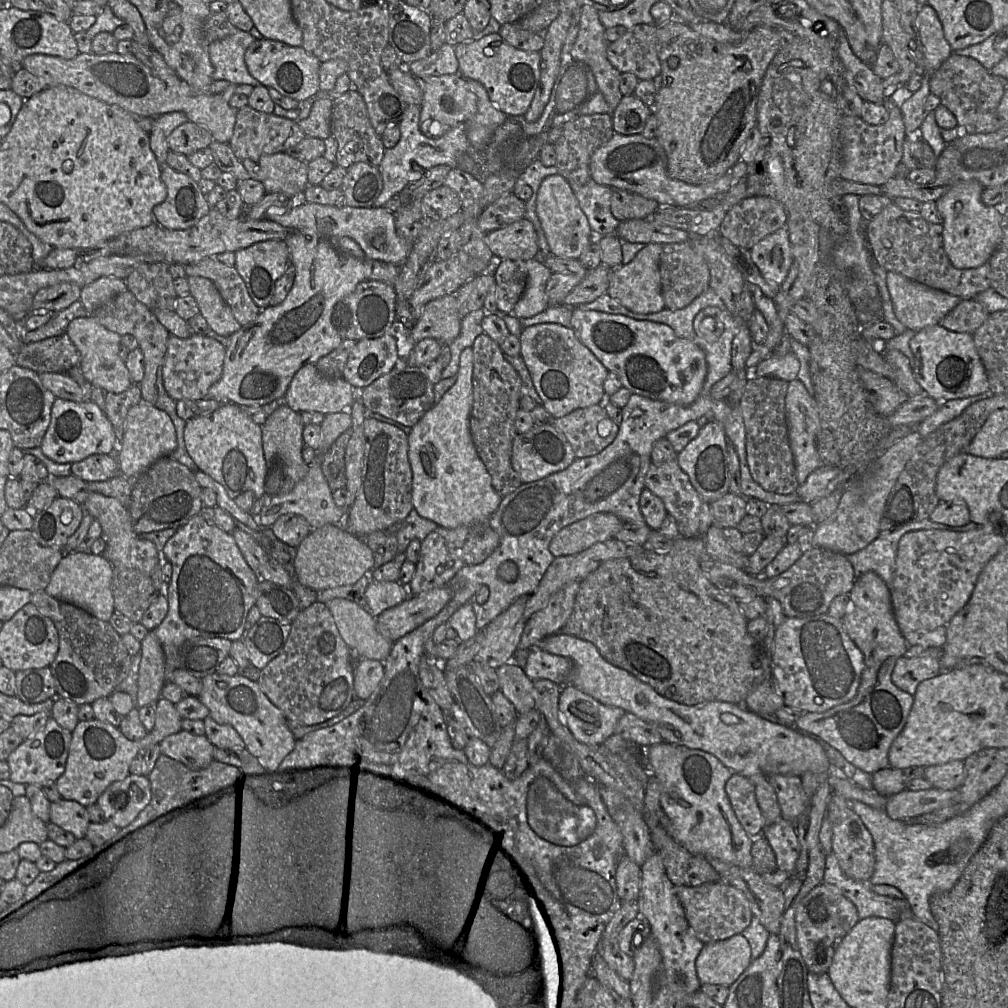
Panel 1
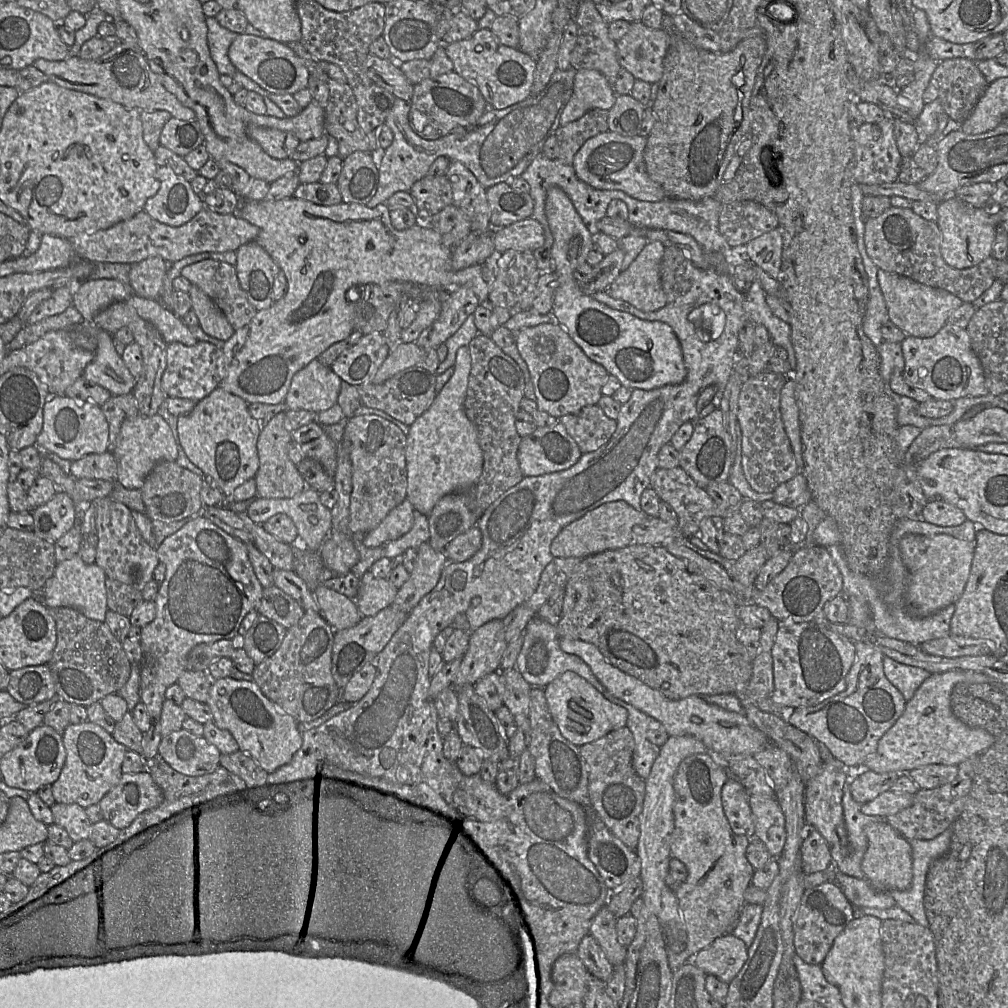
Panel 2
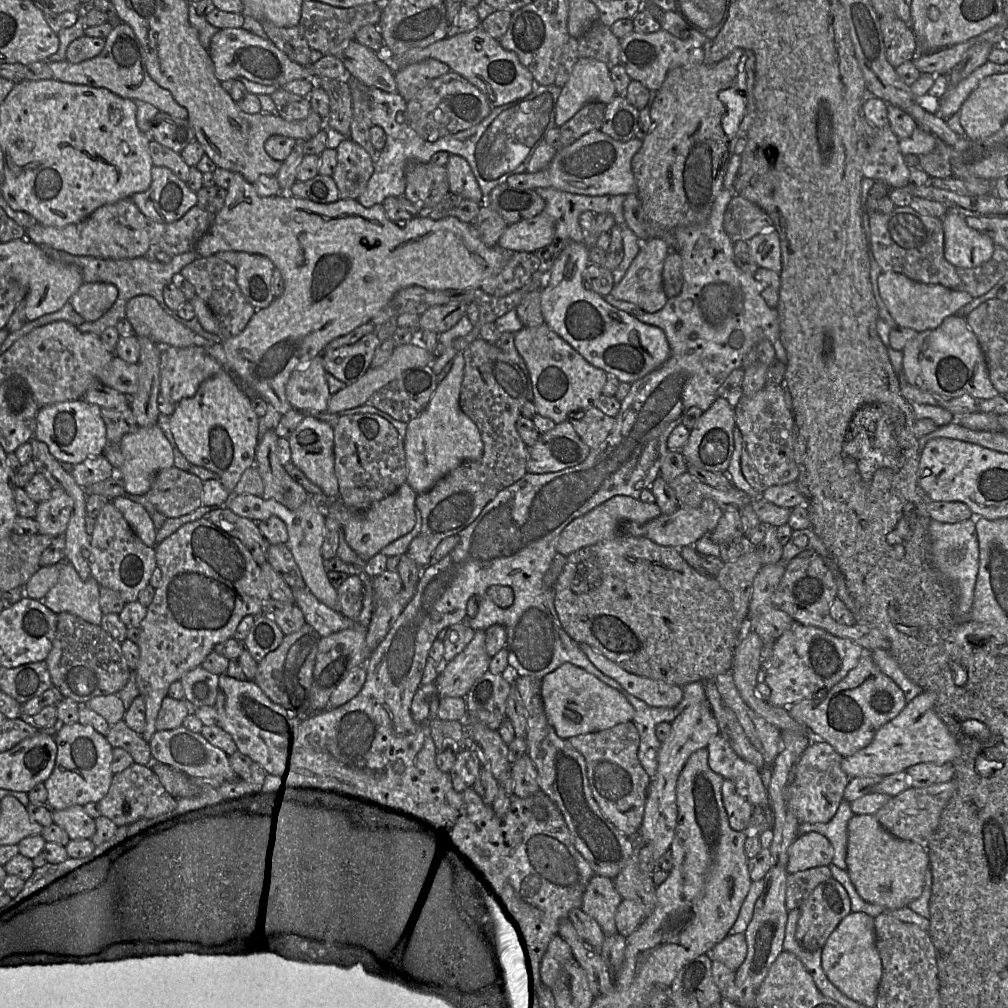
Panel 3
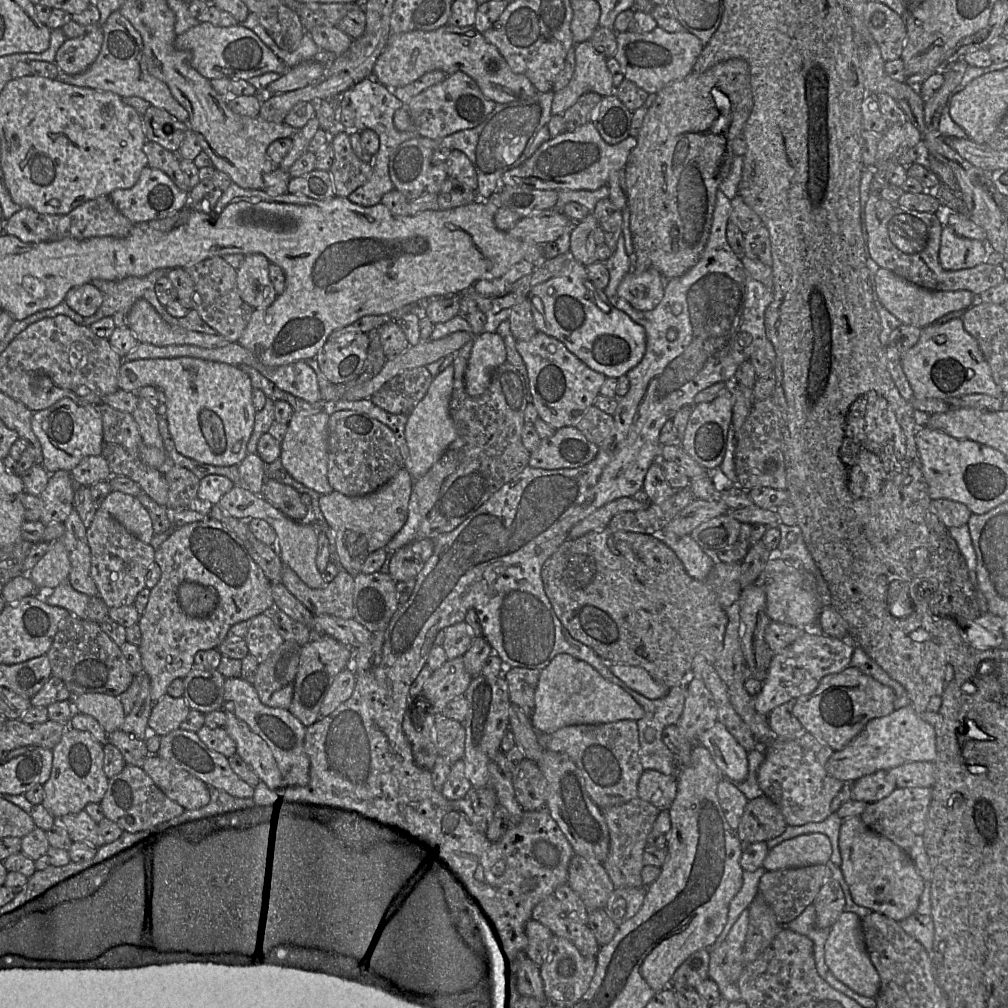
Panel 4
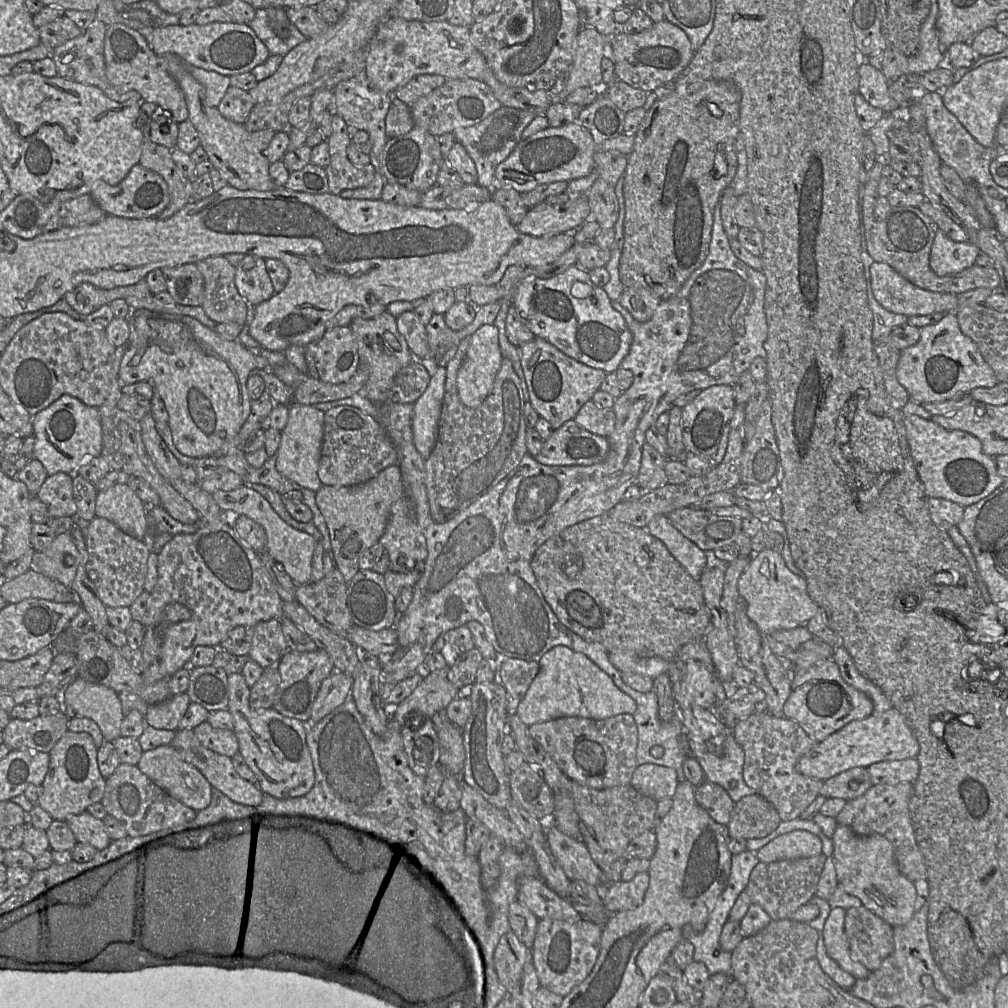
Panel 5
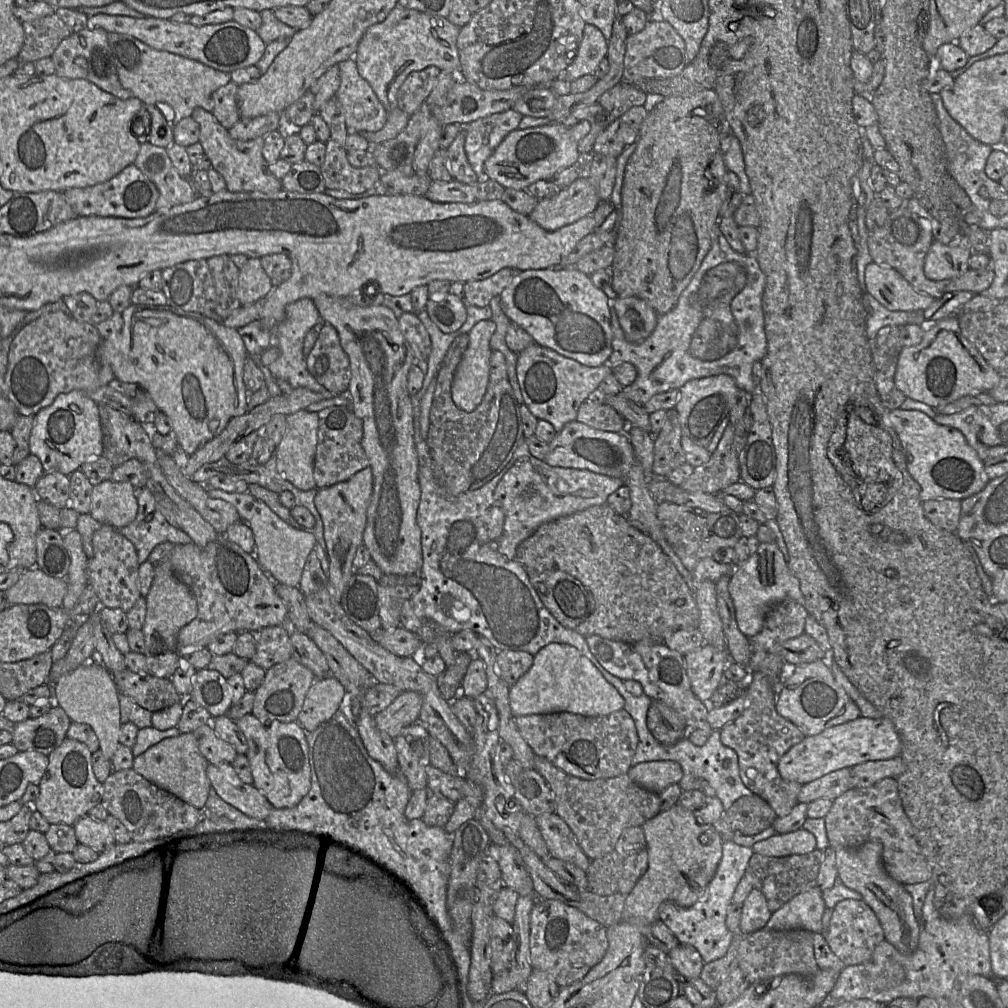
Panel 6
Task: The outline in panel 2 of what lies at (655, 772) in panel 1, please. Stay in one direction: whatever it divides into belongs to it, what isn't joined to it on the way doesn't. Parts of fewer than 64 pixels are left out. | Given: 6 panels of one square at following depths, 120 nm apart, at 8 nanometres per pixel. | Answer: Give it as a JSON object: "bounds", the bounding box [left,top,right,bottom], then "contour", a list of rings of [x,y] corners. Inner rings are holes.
{"bounds":[668,753,754,971],"contour":[[[699,753],[685,758],[679,765],[673,781],[674,829],[670,842],[671,856],[680,860],[687,868],[687,879],[674,889],[680,913],[685,925],[685,946],[680,952],[668,951],[668,963],[672,971],[678,970],[716,938],[729,933],[736,924],[745,904],[744,892],[751,884],[754,869],[746,858],[750,838],[735,834],[724,813],[721,791],[730,774],[725,763],[710,753]]]}

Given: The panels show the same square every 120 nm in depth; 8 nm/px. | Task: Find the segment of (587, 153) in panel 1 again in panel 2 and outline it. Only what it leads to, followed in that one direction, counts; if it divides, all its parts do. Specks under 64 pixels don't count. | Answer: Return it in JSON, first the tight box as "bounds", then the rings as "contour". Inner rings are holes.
{"bounds":[555,108,608,165],"contour":[[[595,108],[579,119],[558,127],[555,133],[557,160],[572,165],[575,154],[588,139],[608,131],[608,113],[608,110]]]}

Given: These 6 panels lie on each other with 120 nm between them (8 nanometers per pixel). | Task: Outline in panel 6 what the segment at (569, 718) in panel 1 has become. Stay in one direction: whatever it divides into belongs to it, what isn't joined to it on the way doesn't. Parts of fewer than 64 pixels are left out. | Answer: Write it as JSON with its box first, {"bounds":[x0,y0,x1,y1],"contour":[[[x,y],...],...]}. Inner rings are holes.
{"bounds":[509,643,625,717],"contour":[[[550,643],[534,655],[531,668],[510,687],[509,703],[514,717],[555,712],[597,717],[624,709],[625,701],[577,648],[569,644]]]}

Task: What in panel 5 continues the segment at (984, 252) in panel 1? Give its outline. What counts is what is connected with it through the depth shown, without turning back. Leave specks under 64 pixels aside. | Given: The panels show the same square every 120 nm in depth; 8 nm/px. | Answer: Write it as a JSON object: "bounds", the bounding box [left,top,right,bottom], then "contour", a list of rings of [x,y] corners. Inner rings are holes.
{"bounds":[929,230,981,277],"contour":[[[938,230],[932,244],[929,265],[940,277],[954,275],[973,266],[979,254],[981,251],[975,244],[955,242]]]}

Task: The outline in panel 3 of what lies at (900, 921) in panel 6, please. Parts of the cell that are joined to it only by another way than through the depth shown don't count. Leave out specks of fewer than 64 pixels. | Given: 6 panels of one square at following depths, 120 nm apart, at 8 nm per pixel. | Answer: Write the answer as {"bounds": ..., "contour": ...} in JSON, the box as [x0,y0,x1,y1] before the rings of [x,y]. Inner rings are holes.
{"bounds":[847,815,930,910],"contour":[[[854,815],[847,825],[847,872],[859,896],[870,904],[895,910],[908,907],[920,897],[924,888],[925,872],[930,867],[927,850],[911,841],[901,840],[890,834],[873,815]]]}

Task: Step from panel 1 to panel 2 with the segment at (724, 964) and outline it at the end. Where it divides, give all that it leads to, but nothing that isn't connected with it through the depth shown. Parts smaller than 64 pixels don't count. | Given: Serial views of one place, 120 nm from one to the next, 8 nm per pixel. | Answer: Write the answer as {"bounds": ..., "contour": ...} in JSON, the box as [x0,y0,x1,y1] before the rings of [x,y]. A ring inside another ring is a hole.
{"bounds":[692,933,748,984],"contour":[[[726,933],[700,950],[692,961],[706,975],[714,975],[729,984],[740,972],[747,958],[748,948],[745,943],[731,933]]]}

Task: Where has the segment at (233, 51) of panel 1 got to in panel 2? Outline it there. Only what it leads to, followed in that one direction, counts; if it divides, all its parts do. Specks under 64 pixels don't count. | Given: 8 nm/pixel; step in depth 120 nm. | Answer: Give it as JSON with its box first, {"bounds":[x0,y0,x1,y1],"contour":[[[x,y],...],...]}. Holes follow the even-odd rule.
{"bounds":[206,17,271,97],"contour":[[[206,17],[206,25],[209,52],[217,66],[219,74],[229,75],[235,82],[240,83],[248,91],[254,91],[263,97],[268,97],[268,94],[271,93],[270,91],[263,89],[240,72],[229,59],[229,47],[238,34],[222,27],[215,17]]]}

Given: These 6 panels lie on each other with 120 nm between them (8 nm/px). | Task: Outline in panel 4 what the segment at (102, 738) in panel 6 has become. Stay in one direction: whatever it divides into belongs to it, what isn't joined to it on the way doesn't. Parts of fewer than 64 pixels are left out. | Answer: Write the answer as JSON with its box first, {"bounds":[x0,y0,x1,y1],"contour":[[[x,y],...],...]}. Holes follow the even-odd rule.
{"bounds":[69,693,125,733],"contour":[[[85,693],[69,698],[75,712],[94,717],[107,733],[121,729],[125,720],[123,704],[118,696],[103,693]]]}

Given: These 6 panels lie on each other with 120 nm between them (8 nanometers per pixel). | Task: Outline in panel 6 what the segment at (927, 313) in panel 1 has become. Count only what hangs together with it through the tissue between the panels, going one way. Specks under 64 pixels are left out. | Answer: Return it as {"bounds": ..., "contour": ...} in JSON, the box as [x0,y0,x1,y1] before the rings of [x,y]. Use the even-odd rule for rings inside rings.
{"bounds":[865,262,935,311],"contour":[[[871,262],[865,269],[866,290],[890,311],[924,311],[935,301],[914,290],[895,269]]]}

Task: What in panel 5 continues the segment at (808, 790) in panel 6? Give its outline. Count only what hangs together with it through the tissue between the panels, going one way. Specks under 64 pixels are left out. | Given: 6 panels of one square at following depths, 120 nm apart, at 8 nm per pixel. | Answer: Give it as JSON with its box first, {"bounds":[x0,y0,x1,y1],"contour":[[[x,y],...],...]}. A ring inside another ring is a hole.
{"bounds":[820,767,871,801],"contour":[[[856,767],[825,780],[820,795],[849,801],[862,796],[871,786],[867,768]]]}

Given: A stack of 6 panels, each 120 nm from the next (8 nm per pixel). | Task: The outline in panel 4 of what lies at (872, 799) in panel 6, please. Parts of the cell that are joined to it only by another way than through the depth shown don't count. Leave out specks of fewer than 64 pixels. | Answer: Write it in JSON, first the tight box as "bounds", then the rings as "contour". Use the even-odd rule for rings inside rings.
{"bounds":[859,787,932,881],"contour":[[[897,787],[886,798],[868,803],[863,813],[859,816],[870,830],[886,837],[900,847],[914,863],[917,872],[924,881],[931,881],[931,866],[923,841],[931,799],[932,790],[929,787]]]}

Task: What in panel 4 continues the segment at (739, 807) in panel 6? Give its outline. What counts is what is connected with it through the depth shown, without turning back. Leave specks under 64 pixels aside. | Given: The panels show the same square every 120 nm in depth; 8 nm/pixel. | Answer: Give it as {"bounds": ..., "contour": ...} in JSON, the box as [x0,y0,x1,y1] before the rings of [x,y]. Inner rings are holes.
{"bounds":[736,796,787,843],"contour":[[[765,796],[748,800],[736,833],[742,843],[767,842],[780,836],[787,823],[778,806]]]}

